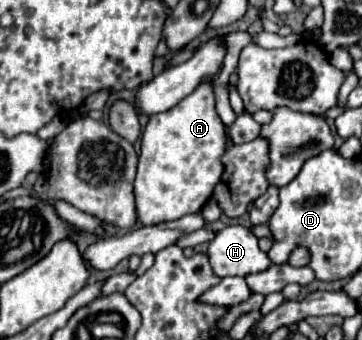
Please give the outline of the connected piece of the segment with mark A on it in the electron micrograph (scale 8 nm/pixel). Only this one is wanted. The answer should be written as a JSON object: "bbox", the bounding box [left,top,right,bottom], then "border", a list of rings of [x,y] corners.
{"bbox":[134,82,226,226],"border":[[[204,82],[200,84],[190,96],[180,100],[178,106],[160,112],[156,116],[150,116],[148,126],[142,132],[142,154],[138,162],[138,174],[134,182],[134,196],[136,196],[136,210],[138,218],[144,226],[154,226],[160,222],[170,222],[178,220],[186,214],[200,212],[200,208],[206,204],[210,198],[216,182],[220,180],[220,154],[226,150],[226,134],[224,134],[224,124],[220,116],[216,114],[214,106],[214,92],[212,84]]]}

